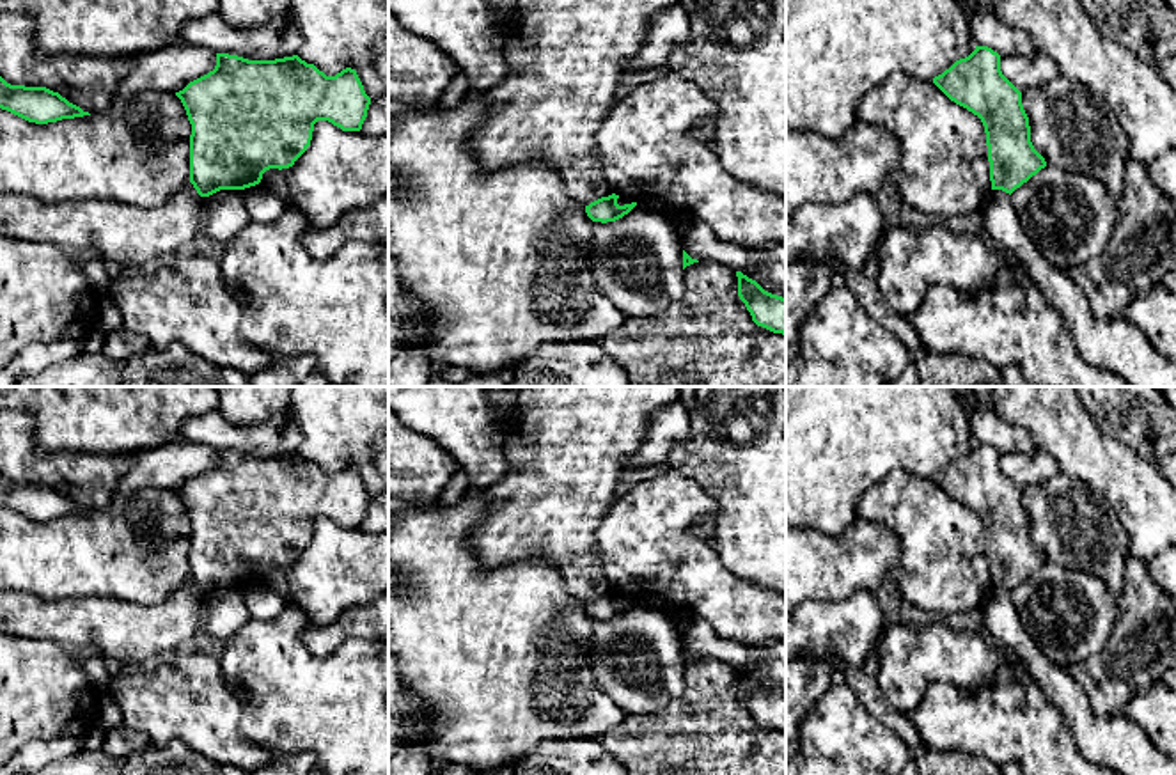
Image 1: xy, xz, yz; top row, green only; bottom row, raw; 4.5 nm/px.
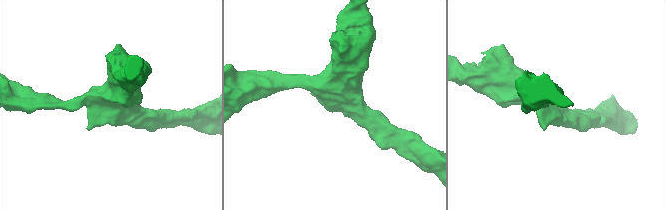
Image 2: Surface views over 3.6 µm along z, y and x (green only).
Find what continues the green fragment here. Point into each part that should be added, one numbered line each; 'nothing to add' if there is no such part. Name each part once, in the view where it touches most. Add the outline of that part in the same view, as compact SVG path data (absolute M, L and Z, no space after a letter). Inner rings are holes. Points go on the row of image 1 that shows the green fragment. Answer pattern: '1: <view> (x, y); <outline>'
nothing to add

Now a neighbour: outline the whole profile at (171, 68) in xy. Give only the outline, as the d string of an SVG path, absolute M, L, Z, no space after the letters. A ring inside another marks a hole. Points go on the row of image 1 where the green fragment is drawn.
M170 44L144 51L133 69L119 82L114 98L129 98L144 90L179 92L190 82L208 74L216 66L216 53L192 44Z

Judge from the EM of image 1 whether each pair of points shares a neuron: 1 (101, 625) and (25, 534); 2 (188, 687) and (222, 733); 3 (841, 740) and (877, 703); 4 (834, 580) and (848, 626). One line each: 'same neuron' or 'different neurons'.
1: different neurons
2: same neuron
3: different neurons
4: different neurons

